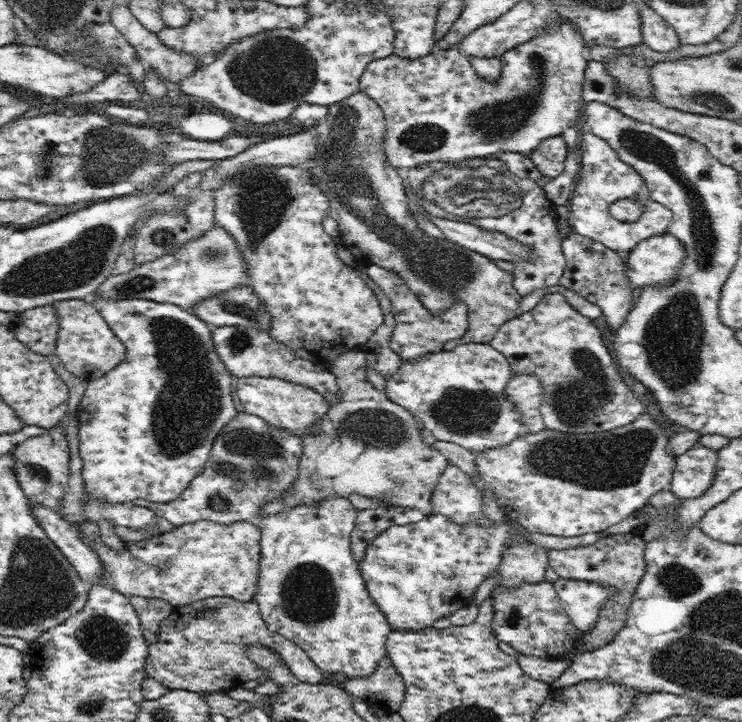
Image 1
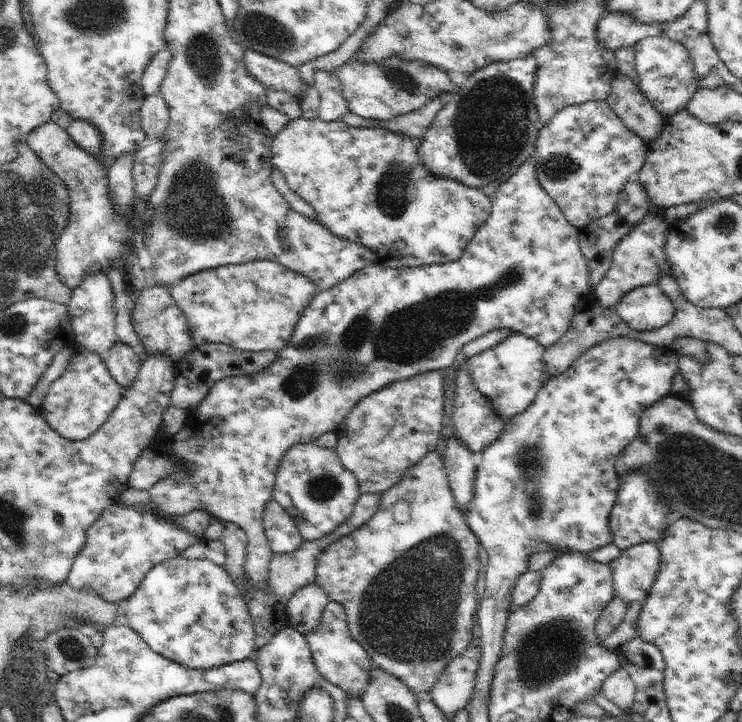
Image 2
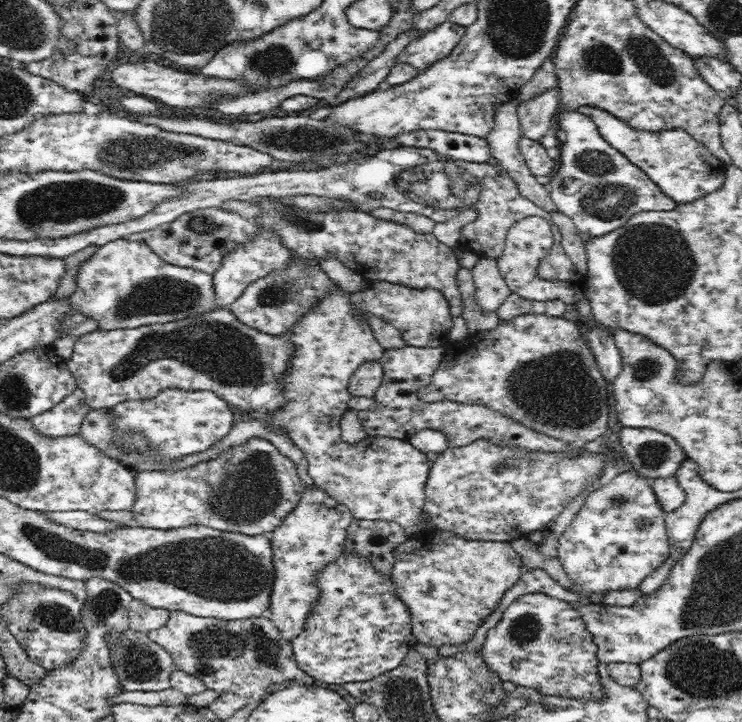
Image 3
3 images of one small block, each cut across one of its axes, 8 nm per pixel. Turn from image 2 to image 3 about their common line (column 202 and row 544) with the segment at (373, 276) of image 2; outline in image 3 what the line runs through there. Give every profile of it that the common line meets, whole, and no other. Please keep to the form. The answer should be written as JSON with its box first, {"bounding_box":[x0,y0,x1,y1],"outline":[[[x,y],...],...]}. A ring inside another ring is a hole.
{"bounding_box":[391,529,523,648],"outline":[[[420,529],[397,546],[391,576],[411,614],[416,642],[440,648],[472,638],[523,571],[522,557],[508,541],[469,541],[446,529]]]}

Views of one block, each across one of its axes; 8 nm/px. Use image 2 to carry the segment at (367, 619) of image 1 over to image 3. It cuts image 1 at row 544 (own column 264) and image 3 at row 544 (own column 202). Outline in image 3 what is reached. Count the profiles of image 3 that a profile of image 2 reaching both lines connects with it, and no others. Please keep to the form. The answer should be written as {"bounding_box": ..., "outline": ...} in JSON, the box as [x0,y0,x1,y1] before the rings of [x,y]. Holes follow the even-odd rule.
{"bounding_box":[268,485,352,640],"outline":[[[314,485],[314,488],[304,492],[296,510],[292,510],[282,524],[273,530],[269,541],[273,550],[275,580],[268,616],[282,638],[291,640],[304,630],[306,618],[321,596],[316,574],[320,574],[324,566],[334,562],[344,551],[347,528],[352,520],[351,511],[346,505]]]}

